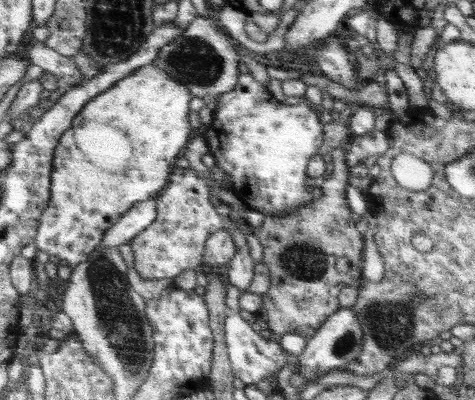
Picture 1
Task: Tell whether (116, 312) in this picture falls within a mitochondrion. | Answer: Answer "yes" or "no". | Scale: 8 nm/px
yes

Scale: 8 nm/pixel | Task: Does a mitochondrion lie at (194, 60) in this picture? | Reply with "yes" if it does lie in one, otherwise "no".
yes

